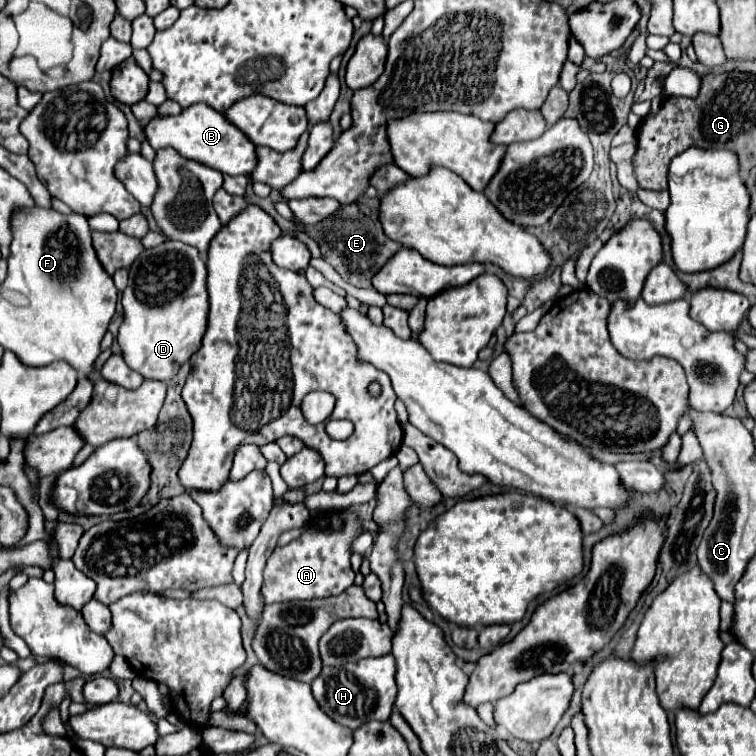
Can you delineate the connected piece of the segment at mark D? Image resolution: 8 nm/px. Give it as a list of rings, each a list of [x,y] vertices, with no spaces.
[[[177,240],[147,248],[129,268],[129,284],[121,304],[125,316],[117,340],[127,366],[149,380],[169,382],[181,364],[199,350],[207,330],[207,268],[199,250]]]

